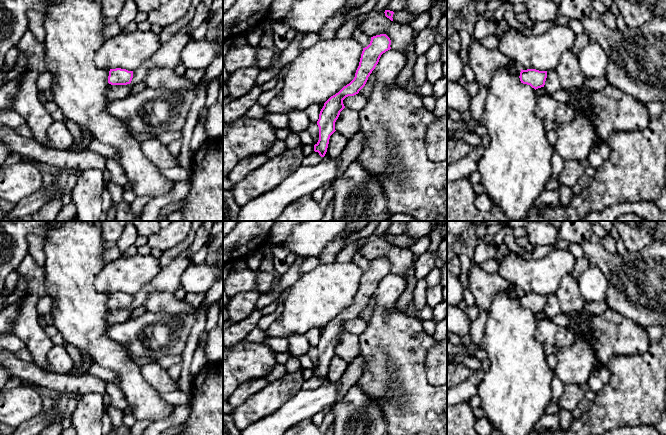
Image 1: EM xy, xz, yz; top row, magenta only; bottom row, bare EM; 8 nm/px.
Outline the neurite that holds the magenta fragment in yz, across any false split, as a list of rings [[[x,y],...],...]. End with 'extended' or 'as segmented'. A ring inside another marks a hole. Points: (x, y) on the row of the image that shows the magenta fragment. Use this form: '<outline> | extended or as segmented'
[[[521,69],[519,78],[521,83],[530,85],[536,90],[538,88],[544,87],[547,78],[547,71],[539,71],[536,69]]] | as segmented

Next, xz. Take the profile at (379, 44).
[[[386,34],[371,37],[370,44],[363,48],[354,79],[324,103],[317,121],[319,140],[314,145],[314,151],[321,157],[324,157],[327,152],[330,136],[336,131],[335,122],[345,108],[343,100],[358,94],[365,86],[381,55],[391,49],[390,45],[391,40]]] | as segmented

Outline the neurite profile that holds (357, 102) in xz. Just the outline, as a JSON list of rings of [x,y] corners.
[[[361,94],[348,96],[343,100],[345,108],[360,112],[367,104],[368,99]]]

